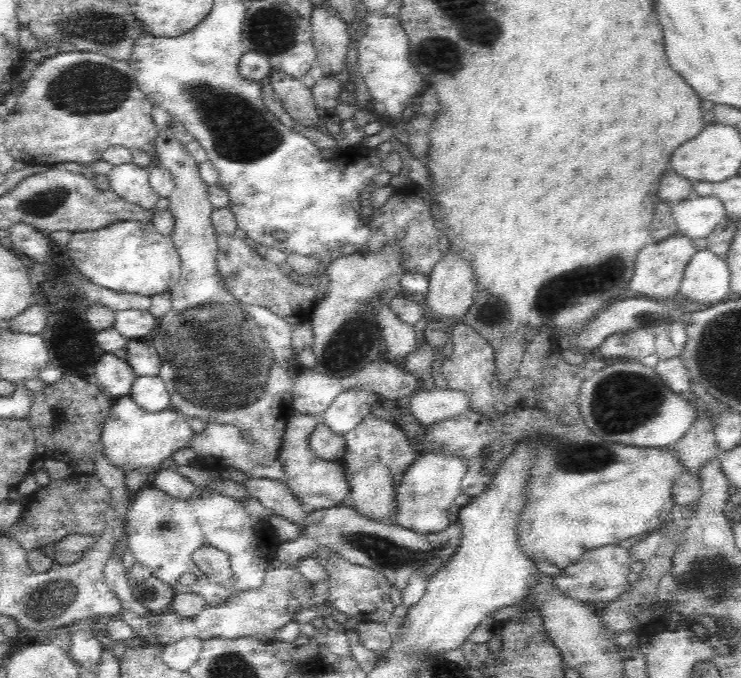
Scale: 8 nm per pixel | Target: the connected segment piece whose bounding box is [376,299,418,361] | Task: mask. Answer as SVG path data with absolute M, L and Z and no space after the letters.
M380 299L376 302L376 321L384 345L384 357L394 361L404 358L416 347L416 331L412 324L404 322L392 312L390 305L383 304Z

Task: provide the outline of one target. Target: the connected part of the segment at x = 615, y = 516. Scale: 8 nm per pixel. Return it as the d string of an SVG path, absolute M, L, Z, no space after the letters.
M521 408L511 410L500 416L490 417L468 410L458 416L438 420L424 427L424 444L426 452L446 454L464 458L467 474L461 483L462 500L472 500L492 486L492 480L500 466L512 458L520 446L529 446L535 452L535 460L524 491L525 506L519 519L518 543L524 555L534 562L549 562L559 569L580 562L586 550L611 544L629 544L631 538L643 532L651 533L668 523L668 516L675 507L672 498L672 486L676 478L685 471L672 447L636 448L616 442L606 441L596 436L582 420L563 422L563 417L556 413L538 408Z

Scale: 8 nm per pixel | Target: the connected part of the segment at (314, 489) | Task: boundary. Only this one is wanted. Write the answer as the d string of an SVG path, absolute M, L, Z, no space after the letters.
M294 411L288 418L283 433L283 444L279 451L278 461L284 464L284 480L292 491L311 510L328 509L332 506L347 503L351 488L346 471L340 462L326 461L317 458L311 450L309 438L316 430L316 416Z

